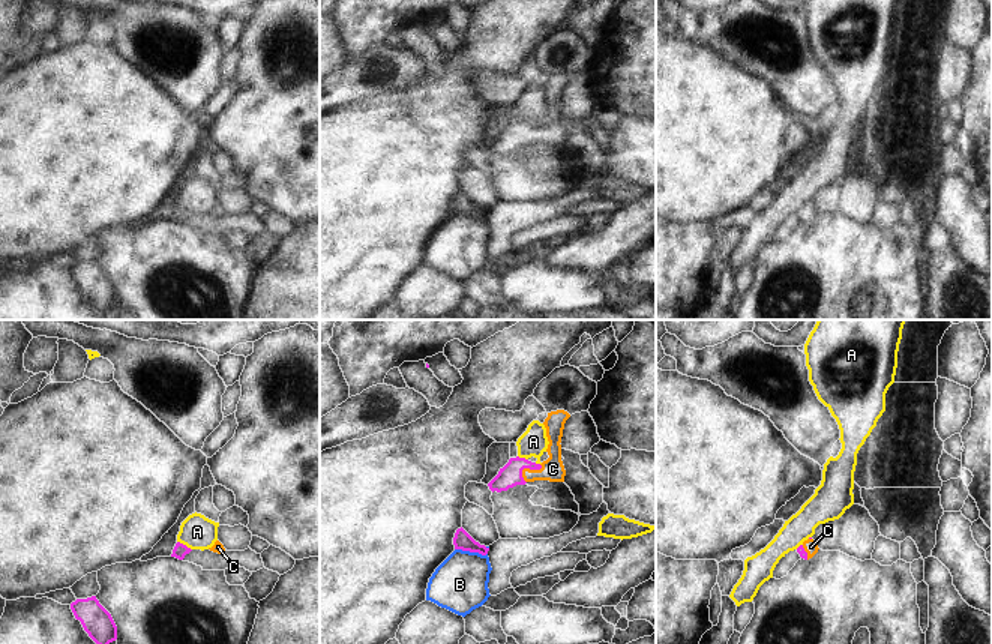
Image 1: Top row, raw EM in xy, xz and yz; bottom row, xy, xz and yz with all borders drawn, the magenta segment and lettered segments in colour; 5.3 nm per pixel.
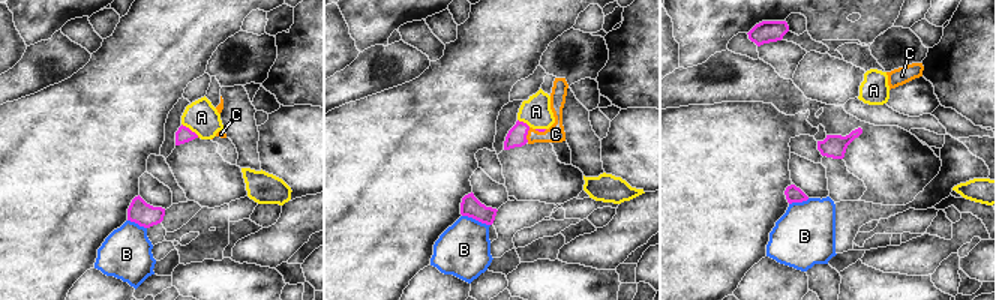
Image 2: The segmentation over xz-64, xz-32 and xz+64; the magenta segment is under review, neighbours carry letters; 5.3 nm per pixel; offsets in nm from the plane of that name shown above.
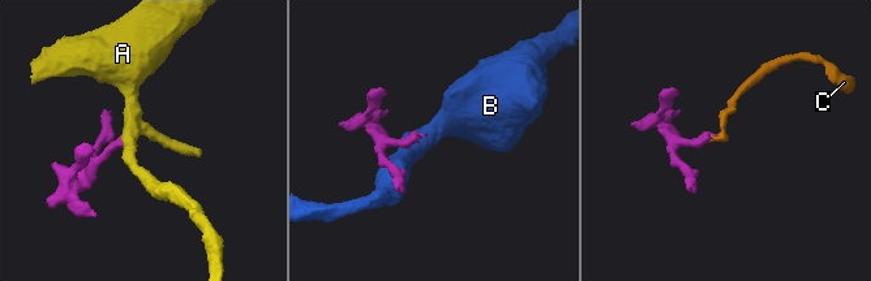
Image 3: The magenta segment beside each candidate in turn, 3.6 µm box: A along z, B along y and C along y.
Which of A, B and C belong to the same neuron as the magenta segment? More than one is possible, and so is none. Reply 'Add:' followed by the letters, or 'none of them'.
Add: C.

